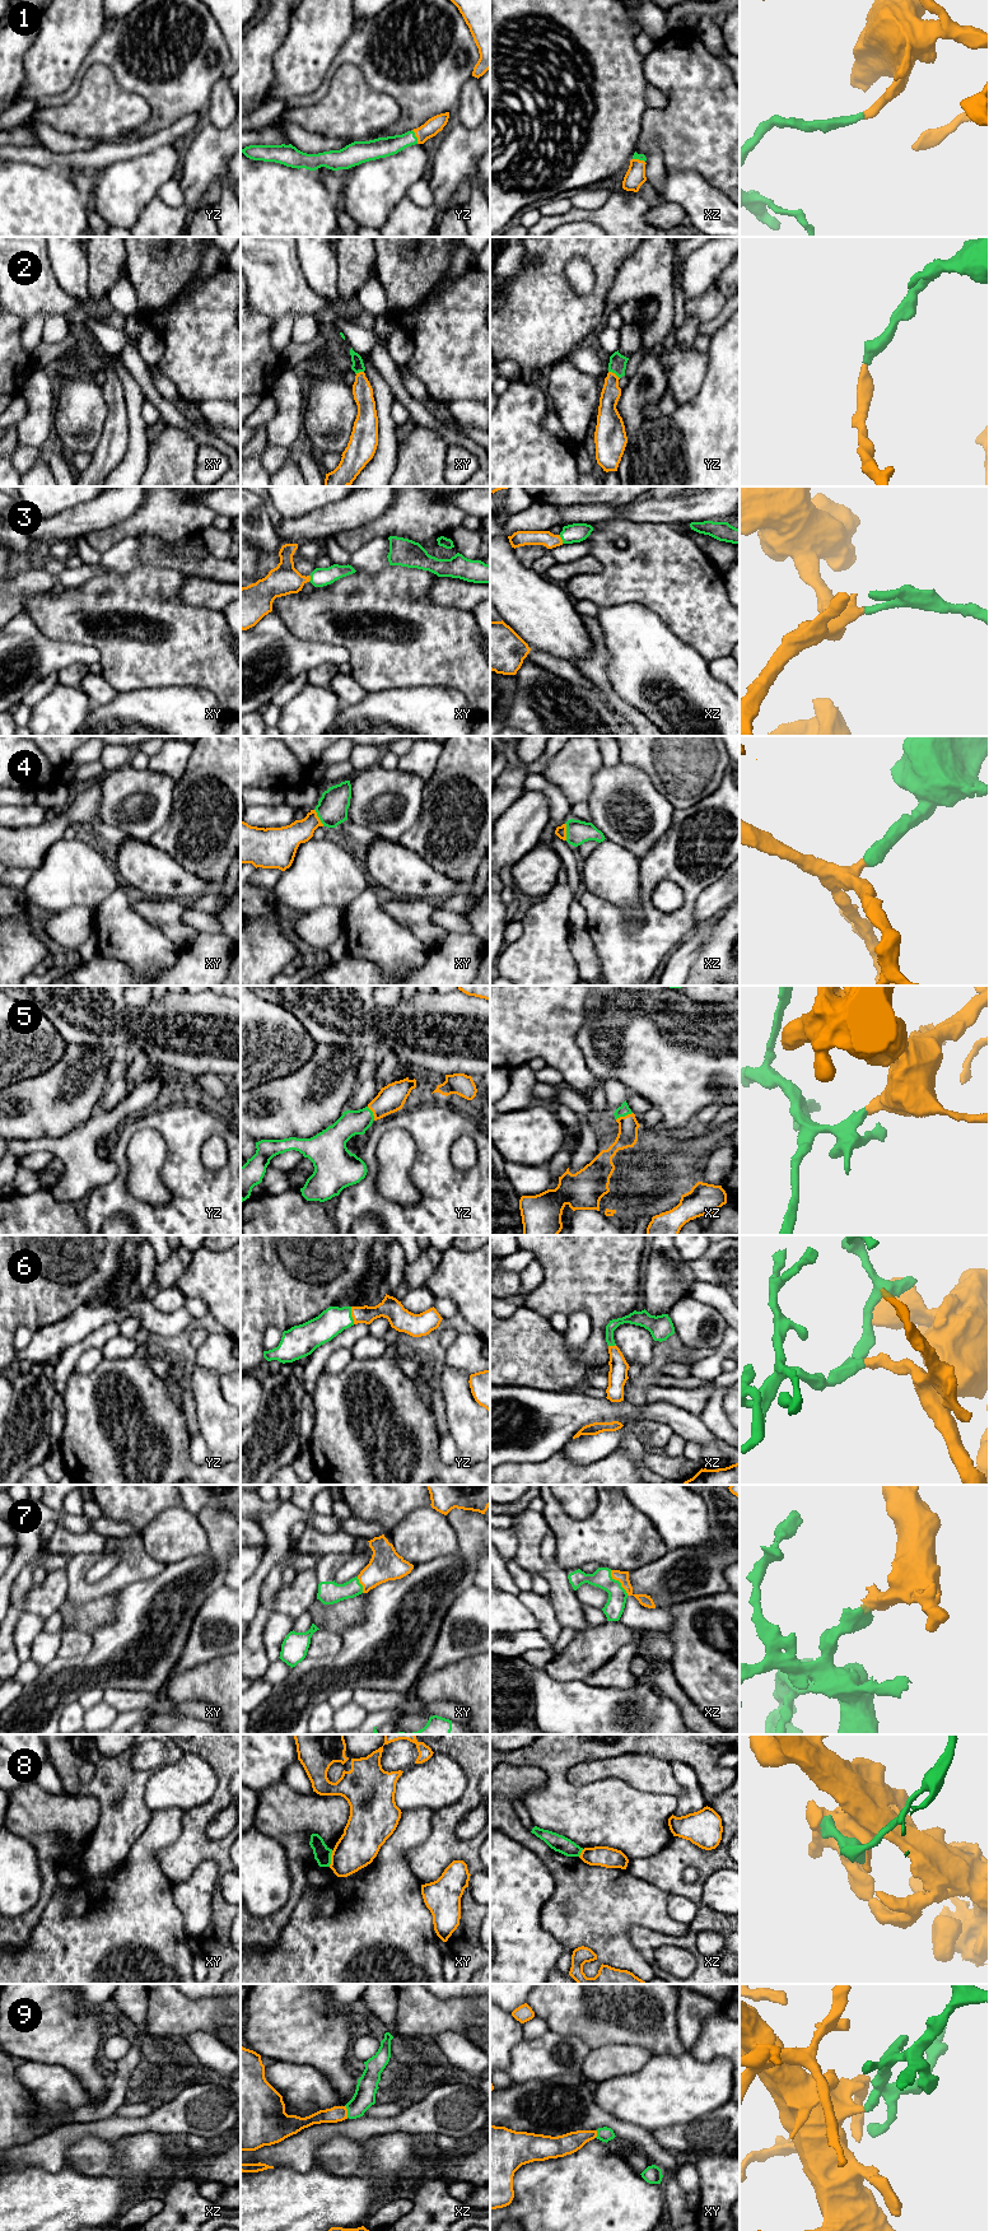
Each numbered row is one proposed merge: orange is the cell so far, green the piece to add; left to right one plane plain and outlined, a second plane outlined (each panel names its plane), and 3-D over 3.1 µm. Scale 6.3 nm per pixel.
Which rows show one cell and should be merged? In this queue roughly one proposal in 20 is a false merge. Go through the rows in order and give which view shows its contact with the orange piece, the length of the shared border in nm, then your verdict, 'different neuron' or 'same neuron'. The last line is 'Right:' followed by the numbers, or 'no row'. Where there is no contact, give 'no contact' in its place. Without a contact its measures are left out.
1: meets orange in yz; contact 100 nm long; same neuron
2: meets orange in yz; contact 90 nm long; same neuron
3: meets orange in xz; contact 60 nm long; same neuron
4: meets orange in xy; contact 130 nm long; same neuron
5: meets orange in xz; contact 120 nm long; same neuron
6: meets orange in yz; contact 110 nm long; same neuron
7: meets orange in xz; contact 200 nm long; same neuron
8: meets orange in xy; contact 110 nm long; different neuron
9: meets orange in xz; contact 80 nm long; same neuron
Right: 1, 2, 3, 4, 5, 6, 7, 9

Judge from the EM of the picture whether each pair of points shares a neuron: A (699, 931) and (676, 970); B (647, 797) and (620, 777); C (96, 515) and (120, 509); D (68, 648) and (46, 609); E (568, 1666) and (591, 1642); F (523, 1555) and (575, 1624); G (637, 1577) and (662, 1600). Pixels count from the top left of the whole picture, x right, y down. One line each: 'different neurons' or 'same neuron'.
A: same neuron
B: same neuron
C: same neuron
D: different neurons
E: same neuron
F: same neuron
G: same neuron

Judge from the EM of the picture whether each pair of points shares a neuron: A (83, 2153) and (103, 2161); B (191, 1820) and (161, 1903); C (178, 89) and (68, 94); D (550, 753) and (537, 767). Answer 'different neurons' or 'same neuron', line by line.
A: same neuron
B: different neurons
C: same neuron
D: same neuron

